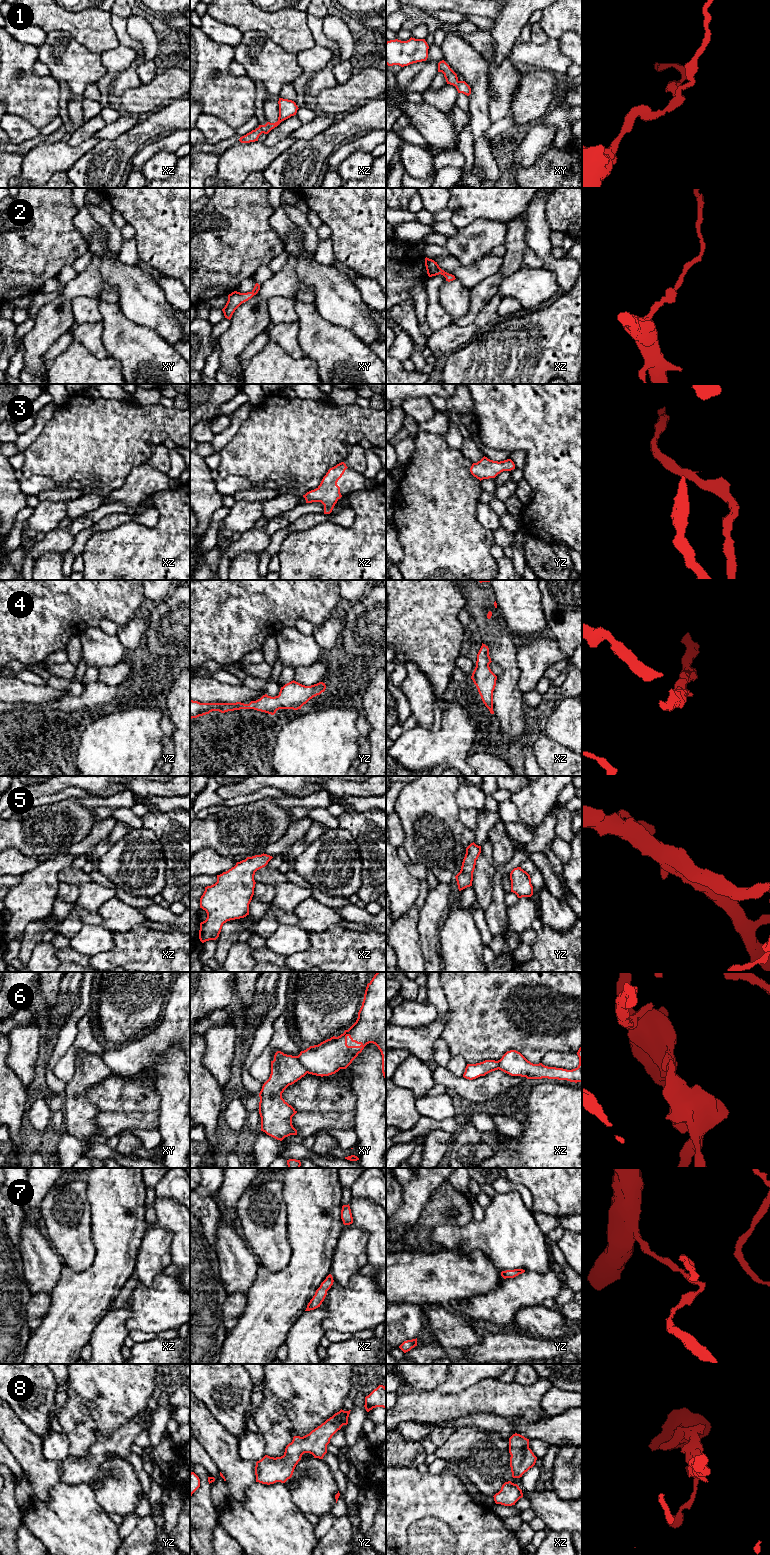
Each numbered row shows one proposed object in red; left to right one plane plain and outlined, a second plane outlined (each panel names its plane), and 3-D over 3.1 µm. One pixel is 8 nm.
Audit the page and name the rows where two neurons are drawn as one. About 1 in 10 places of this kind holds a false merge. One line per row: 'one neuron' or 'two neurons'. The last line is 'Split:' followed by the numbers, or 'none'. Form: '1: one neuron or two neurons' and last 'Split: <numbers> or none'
1: one neuron
2: one neuron
3: one neuron
4: one neuron
5: one neuron
6: two neurons
7: one neuron
8: one neuron
Split: 6

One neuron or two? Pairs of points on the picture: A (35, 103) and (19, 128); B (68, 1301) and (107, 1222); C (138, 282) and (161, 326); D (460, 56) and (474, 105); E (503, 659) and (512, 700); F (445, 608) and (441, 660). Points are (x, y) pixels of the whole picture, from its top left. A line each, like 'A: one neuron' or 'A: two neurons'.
A: two neurons
B: one neuron
C: one neuron
D: one neuron
E: one neuron
F: one neuron

